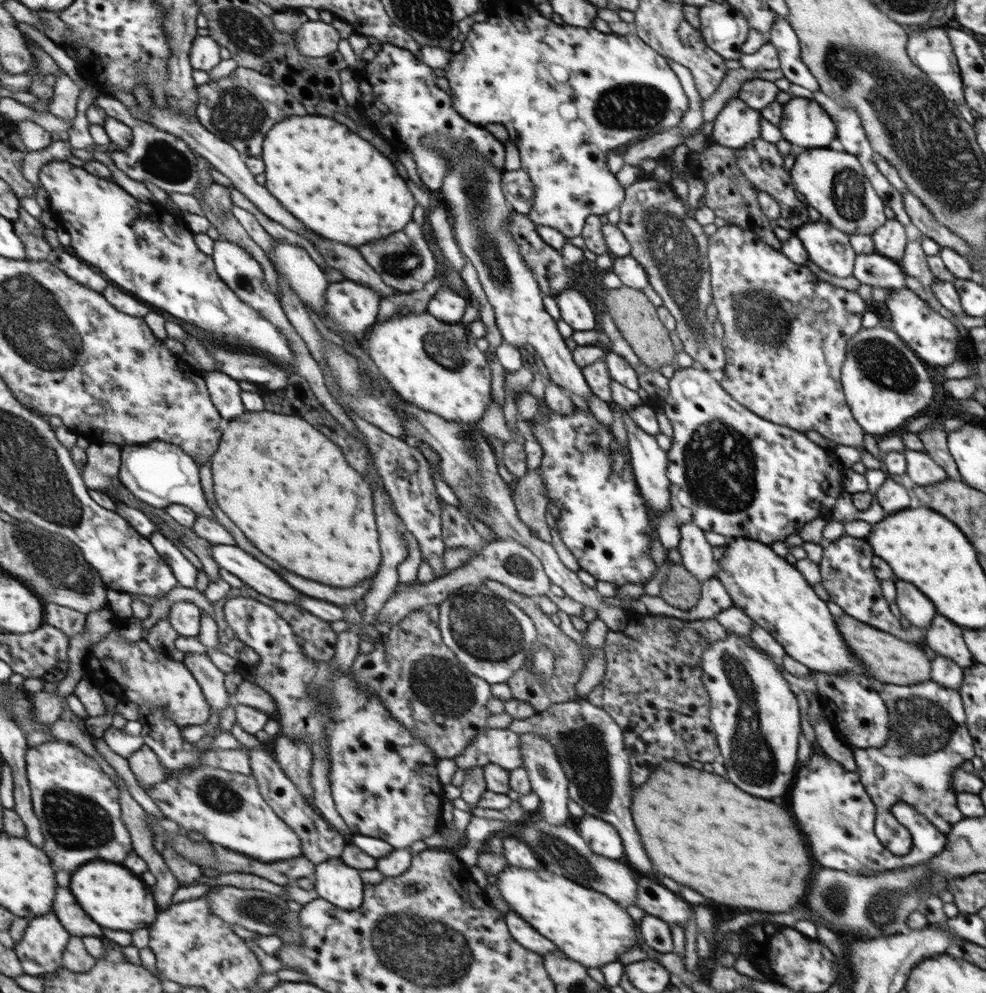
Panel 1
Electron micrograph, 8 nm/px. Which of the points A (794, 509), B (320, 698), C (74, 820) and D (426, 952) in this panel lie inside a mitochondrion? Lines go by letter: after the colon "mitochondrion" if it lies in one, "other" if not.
A: other
B: mitochondrion
C: mitochondrion
D: mitochondrion

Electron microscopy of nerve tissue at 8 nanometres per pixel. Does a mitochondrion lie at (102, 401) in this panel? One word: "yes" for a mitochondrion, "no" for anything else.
no

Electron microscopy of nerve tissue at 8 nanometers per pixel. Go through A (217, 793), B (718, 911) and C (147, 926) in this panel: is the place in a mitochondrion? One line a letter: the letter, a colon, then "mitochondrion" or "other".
A: mitochondrion
B: other
C: other

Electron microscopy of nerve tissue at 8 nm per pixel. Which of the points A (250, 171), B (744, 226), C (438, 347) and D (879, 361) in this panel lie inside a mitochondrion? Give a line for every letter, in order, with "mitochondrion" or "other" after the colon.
A: other
B: other
C: mitochondrion
D: mitochondrion

